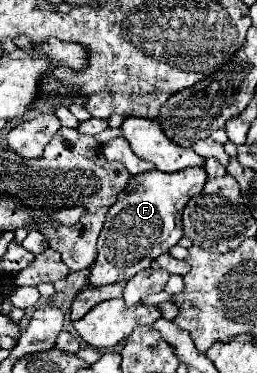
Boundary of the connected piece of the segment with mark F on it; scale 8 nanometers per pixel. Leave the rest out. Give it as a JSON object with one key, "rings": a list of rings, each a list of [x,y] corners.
{"rings":[[[185,168],[173,174],[153,170],[145,176],[133,176],[129,188],[107,212],[105,226],[97,240],[99,254],[93,262],[87,288],[101,288],[107,284],[129,280],[137,272],[147,270],[157,256],[169,252],[169,248],[183,238],[183,208],[195,194],[201,192],[205,182],[207,176],[203,168]]]}

